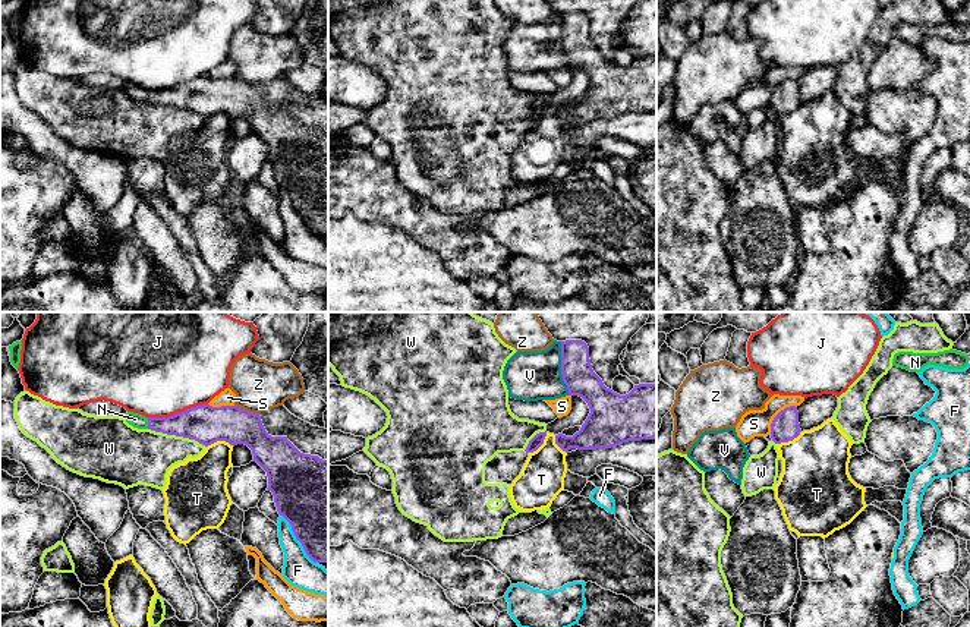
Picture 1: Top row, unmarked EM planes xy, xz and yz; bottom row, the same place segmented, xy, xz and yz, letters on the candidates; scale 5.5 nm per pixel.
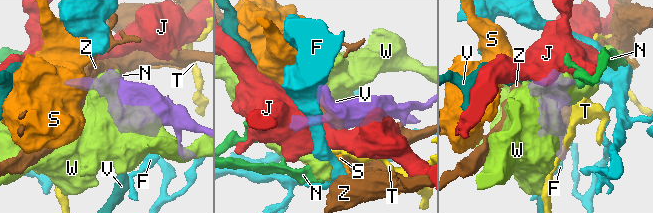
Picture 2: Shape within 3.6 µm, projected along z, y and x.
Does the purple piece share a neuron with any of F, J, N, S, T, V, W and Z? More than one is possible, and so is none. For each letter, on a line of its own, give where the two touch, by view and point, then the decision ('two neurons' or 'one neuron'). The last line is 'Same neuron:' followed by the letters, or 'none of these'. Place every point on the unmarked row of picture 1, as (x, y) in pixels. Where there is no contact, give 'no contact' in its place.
F: meets purple in xy at (296, 210); two neurons
J: meets purple in xy at (178, 85); two neurons
N: meets purple in xy at (148, 95); one neuron
S: meets purple in yz at (777, 87); two neurons
T: meets purple in xy at (220, 112); two neurons
V: meets purple in xz at (561, 40); two neurons
W: meets purple in xy at (178, 107); two neurons
Z: meets purple in xy at (245, 82); two neurons
Same neuron: N

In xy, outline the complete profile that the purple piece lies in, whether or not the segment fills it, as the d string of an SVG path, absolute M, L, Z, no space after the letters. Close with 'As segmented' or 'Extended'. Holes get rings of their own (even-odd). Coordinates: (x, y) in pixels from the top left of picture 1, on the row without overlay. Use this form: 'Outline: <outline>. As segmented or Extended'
Outline: M201 76L169 89L145 89L127 84L125 91L133 100L195 111L205 119L217 113L226 113L233 119L248 117L252 122L253 133L267 144L267 161L274 167L278 186L290 195L306 227L314 234L328 234L328 132L300 125L287 108L271 108L265 103L259 85L249 85L237 78Z. Extended

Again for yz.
Outline: M796 78L781 82L771 95L771 110L775 116L793 113L800 104L801 101Z. As segmented

